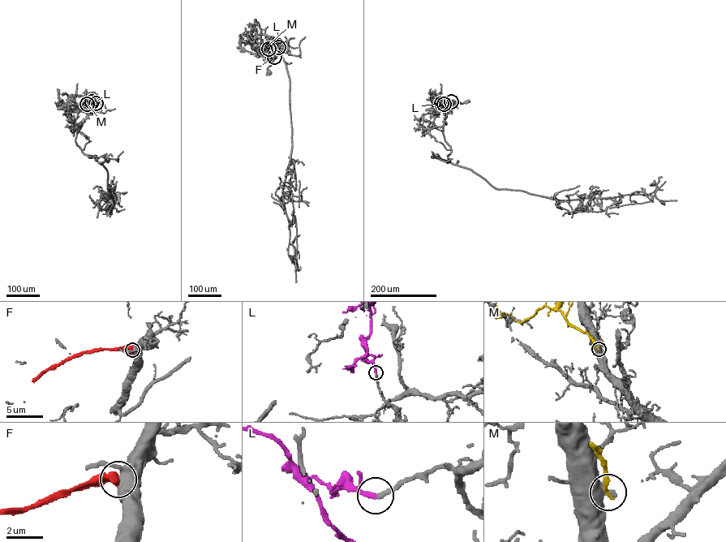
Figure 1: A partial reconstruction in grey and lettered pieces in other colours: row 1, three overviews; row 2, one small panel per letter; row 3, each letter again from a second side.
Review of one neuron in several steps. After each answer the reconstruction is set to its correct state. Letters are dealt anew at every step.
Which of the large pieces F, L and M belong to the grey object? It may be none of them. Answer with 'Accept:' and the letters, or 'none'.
Accept: none

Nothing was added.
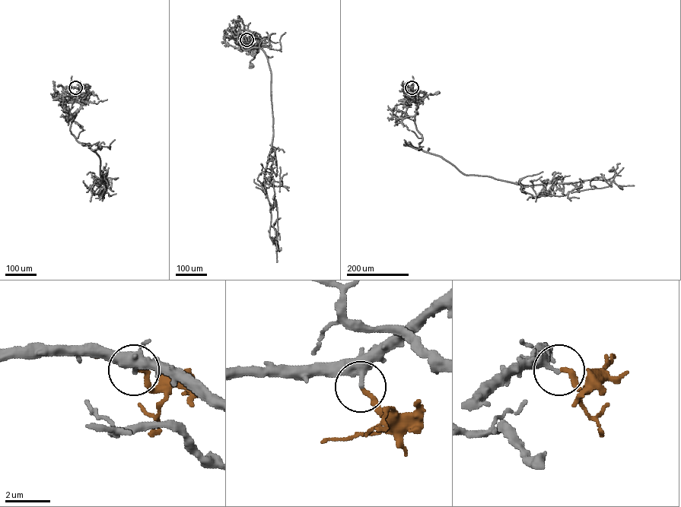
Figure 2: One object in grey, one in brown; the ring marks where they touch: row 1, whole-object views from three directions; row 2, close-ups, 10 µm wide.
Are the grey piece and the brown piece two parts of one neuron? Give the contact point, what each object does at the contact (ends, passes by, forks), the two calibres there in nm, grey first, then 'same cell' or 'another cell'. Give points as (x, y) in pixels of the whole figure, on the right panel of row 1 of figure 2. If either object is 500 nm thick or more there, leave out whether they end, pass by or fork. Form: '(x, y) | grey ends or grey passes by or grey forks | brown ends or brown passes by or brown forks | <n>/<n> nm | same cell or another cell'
(412, 87) | grey ends | brown ends | 240/200 nm | another cell

